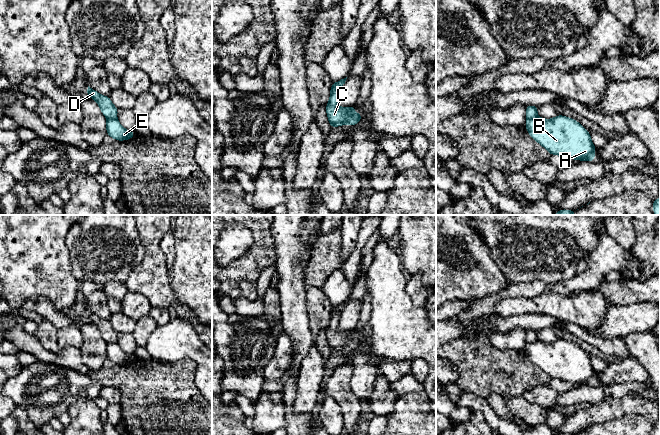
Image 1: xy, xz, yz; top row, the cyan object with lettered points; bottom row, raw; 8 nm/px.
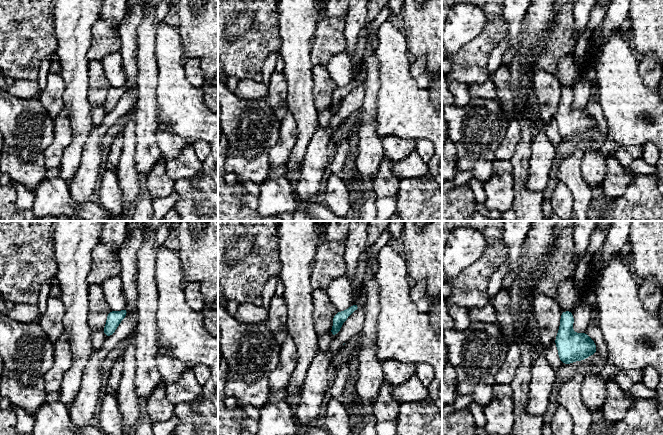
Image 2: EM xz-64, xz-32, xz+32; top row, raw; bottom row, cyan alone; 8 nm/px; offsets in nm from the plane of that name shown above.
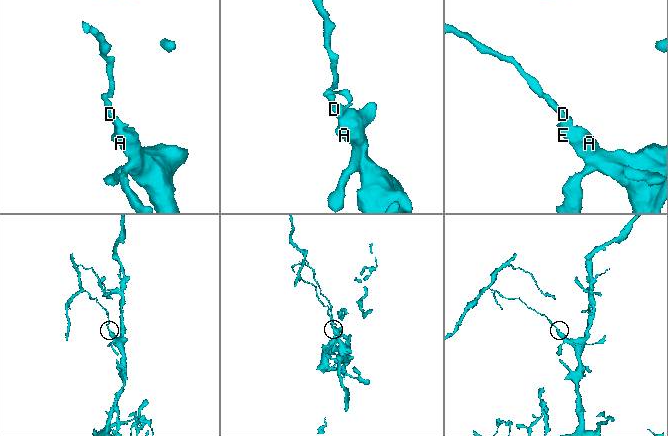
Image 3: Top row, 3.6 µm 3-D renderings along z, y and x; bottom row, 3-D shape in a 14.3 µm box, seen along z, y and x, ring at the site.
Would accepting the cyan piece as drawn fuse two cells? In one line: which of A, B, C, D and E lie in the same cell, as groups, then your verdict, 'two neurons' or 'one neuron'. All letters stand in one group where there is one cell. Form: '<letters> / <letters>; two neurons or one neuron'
A B C E / D; two neurons

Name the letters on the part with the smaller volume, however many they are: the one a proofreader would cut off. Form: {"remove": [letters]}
{"remove": ["D"]}

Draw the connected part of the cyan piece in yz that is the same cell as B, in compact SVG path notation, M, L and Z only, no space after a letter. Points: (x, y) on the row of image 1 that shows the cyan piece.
M563 115L551 119L536 116L525 123L528 134L550 155L559 155L571 160L592 162L596 148L590 132L578 121Z

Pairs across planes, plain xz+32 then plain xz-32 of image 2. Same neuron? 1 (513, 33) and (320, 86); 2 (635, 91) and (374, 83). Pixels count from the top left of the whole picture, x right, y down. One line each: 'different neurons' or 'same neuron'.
1: different neurons
2: different neurons

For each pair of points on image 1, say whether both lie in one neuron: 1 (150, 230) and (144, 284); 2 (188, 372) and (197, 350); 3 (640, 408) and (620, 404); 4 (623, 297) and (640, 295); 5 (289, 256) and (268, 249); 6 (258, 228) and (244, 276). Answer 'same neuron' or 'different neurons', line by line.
1: same neuron
2: different neurons
3: same neuron
4: same neuron
5: different neurons
6: same neuron

